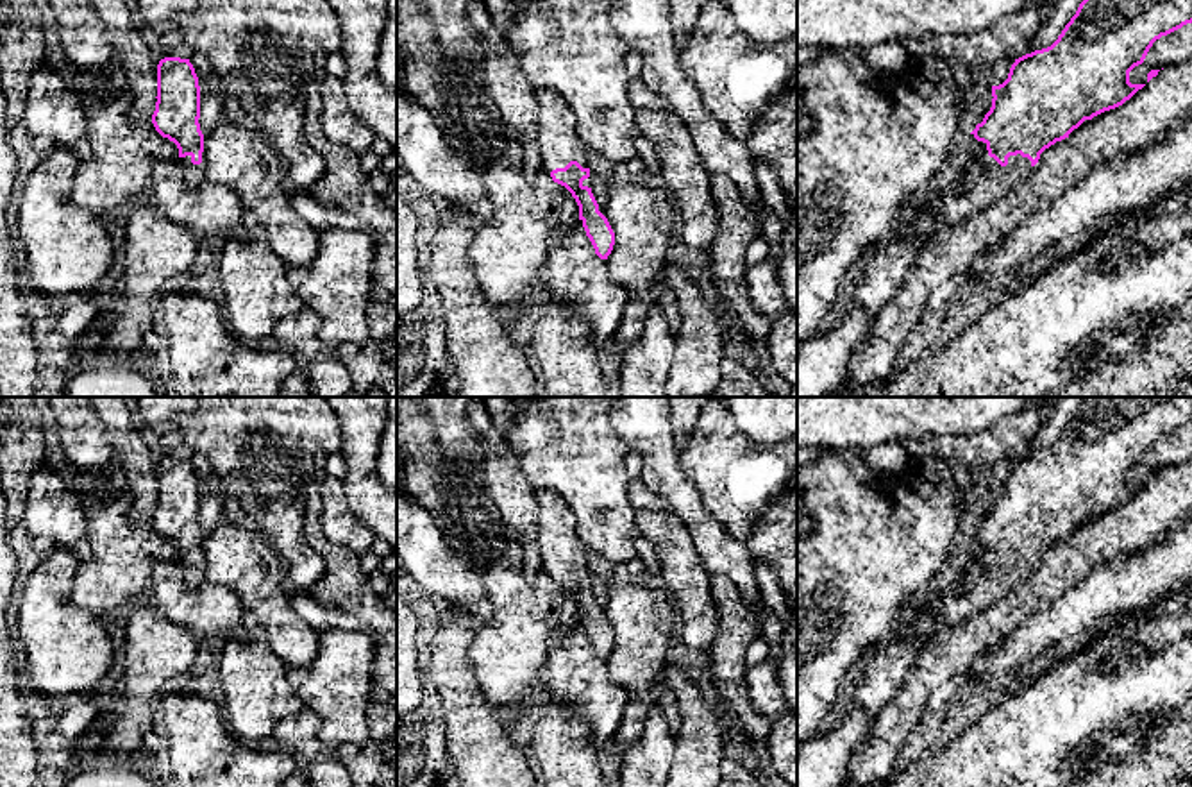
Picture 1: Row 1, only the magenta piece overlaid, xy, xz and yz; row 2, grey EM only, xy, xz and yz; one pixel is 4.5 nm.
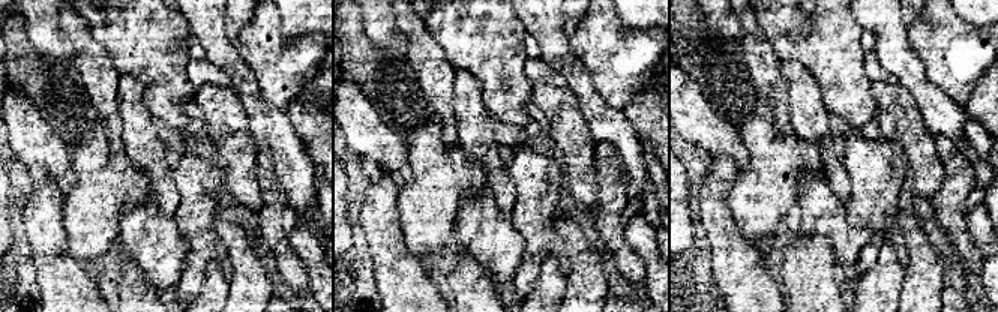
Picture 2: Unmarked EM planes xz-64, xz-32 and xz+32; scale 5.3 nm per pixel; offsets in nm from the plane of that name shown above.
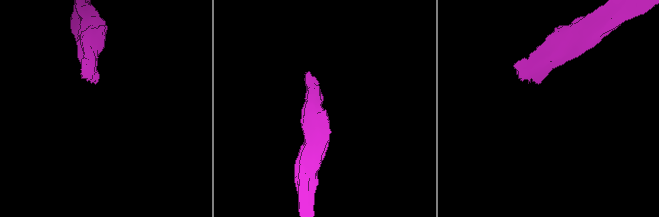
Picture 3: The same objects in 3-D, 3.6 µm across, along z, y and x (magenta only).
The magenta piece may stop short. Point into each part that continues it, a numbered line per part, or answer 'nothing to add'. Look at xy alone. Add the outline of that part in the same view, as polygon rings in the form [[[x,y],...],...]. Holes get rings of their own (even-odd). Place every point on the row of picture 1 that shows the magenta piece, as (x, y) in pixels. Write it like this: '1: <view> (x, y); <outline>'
1: xy (193, 174); [[[206,150],[202,152],[200,165],[193,165],[191,156],[179,157],[179,161],[184,166],[184,181],[189,188],[197,188],[206,181]]]

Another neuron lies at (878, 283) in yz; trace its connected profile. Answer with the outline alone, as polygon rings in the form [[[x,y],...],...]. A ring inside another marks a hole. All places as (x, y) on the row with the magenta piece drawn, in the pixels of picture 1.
[[[924,215],[910,238],[899,240],[879,252],[870,265],[856,277],[852,308],[861,308],[869,315],[879,311],[892,300],[910,267],[919,261],[926,245],[924,234],[935,234],[935,220]]]

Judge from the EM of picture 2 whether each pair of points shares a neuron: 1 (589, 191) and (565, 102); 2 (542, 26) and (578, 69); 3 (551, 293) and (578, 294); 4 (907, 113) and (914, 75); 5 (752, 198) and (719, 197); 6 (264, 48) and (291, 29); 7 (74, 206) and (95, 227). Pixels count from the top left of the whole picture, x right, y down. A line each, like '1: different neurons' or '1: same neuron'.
1: same neuron
2: same neuron
3: different neurons
4: different neurons
5: different neurons
6: different neurons
7: same neuron

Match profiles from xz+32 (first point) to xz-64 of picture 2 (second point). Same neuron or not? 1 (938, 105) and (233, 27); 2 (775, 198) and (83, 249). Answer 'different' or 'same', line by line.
1: different
2: same

